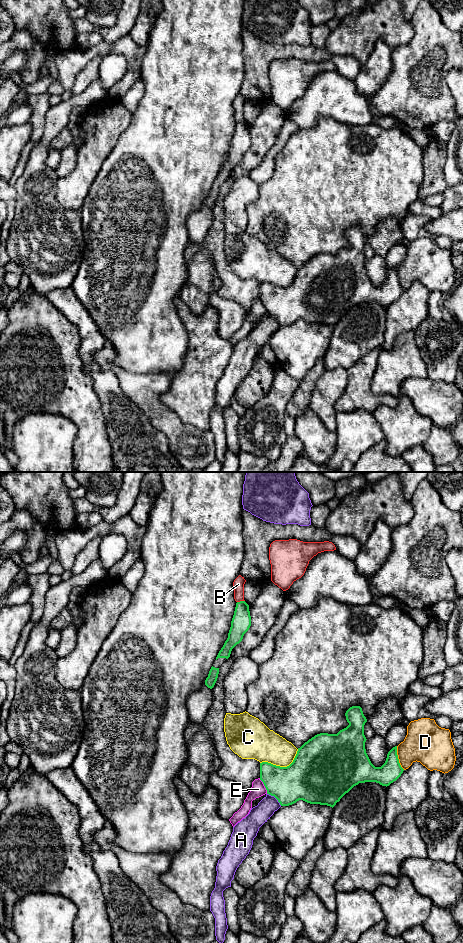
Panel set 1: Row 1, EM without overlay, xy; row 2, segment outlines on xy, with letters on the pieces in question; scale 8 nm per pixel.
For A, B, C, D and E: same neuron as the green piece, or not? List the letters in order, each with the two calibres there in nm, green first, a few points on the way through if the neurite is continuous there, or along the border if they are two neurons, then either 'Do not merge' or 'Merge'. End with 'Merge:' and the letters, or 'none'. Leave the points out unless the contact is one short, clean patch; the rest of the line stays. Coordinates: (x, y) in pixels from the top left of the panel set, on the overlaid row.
A: Thickness 320 nm (green) against 160 nm. Do not merge
B: Thickness 160 nm (green) against 90 nm. Do not merge
C: Thickness 400 nm (green) against 280 nm. Do not merge
D: Thickness 170 nm (green) against 320 nm. Do not merge
E: Thickness 300 nm (green) against 120 nm. Boundary: xy (259, 778), (267, 793). Do not merge
Merge: none

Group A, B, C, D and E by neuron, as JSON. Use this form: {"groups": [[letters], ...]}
{"groups": [["A"], ["B"], ["C"], ["D"], ["E"]]}

